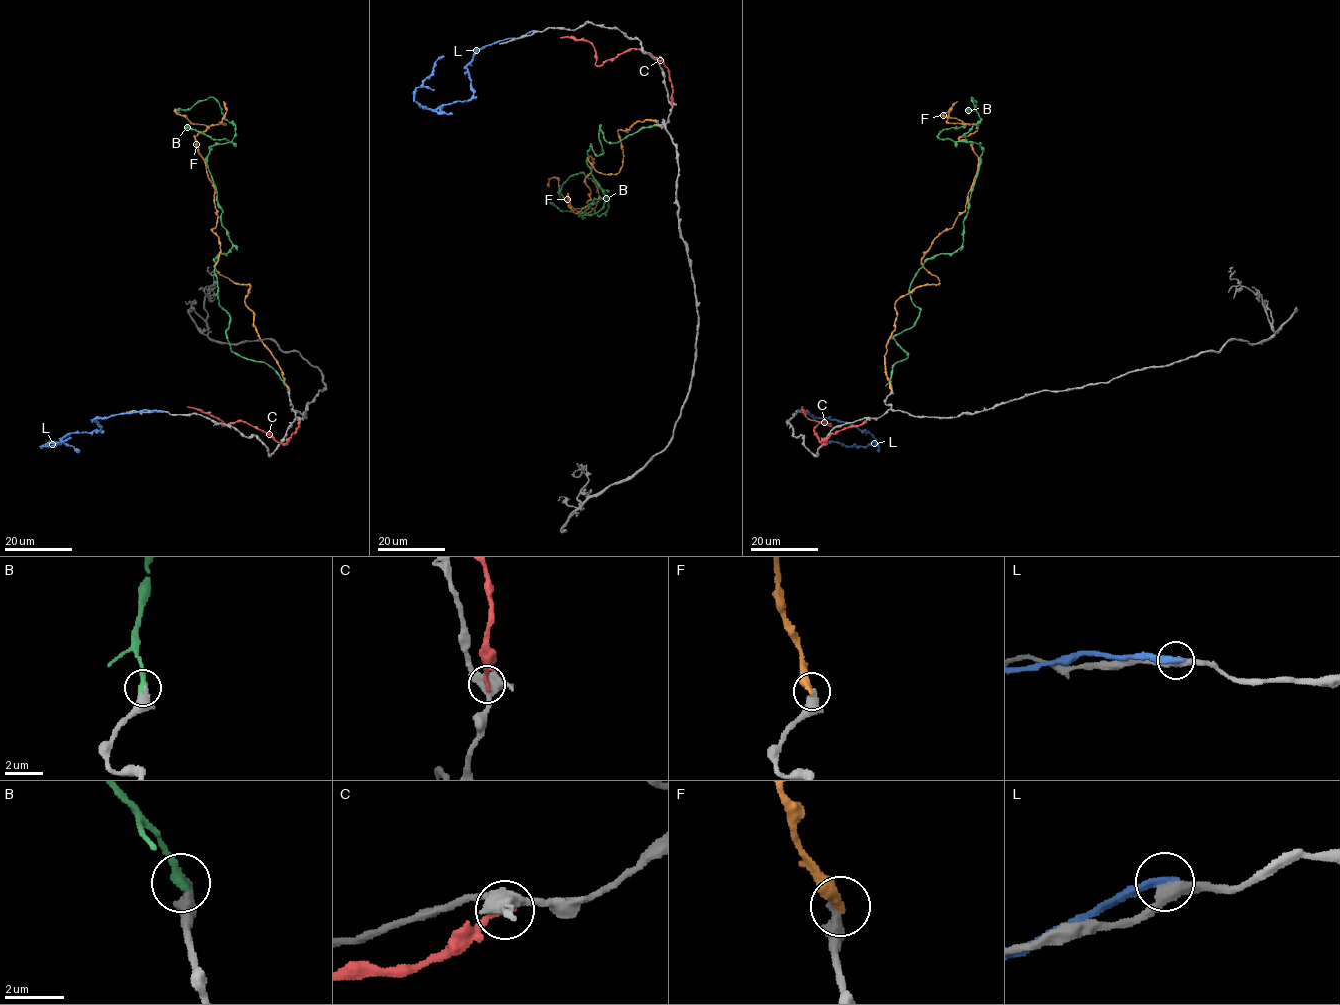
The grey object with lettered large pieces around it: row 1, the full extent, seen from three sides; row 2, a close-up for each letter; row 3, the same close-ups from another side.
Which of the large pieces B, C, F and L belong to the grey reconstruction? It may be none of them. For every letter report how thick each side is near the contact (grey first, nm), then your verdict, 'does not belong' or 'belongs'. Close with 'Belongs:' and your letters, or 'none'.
B: 440 nm thick on the grey side, 360 nm on the other; belongs
C: 460 nm thick on the grey side, 240 nm on the other; does not belong
F: 440 nm thick on the grey side, 400 nm on the other; does not belong
L: 380 nm thick on the grey side, 340 nm on the other; does not belong
Belongs: B

